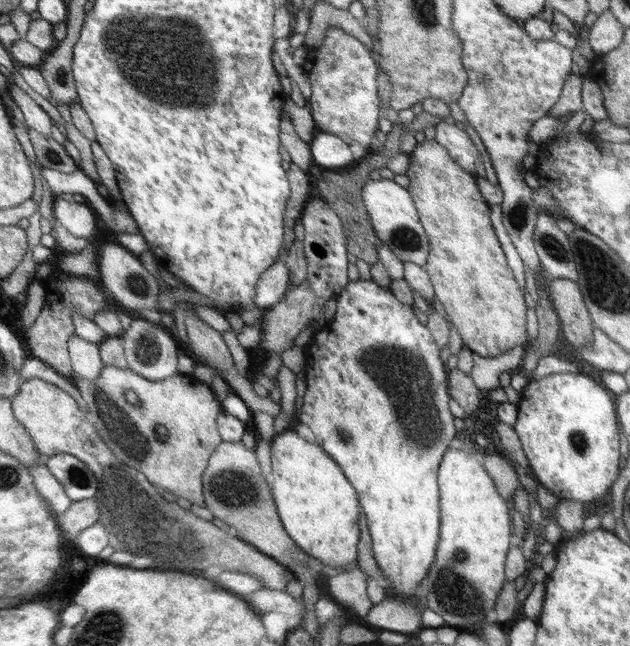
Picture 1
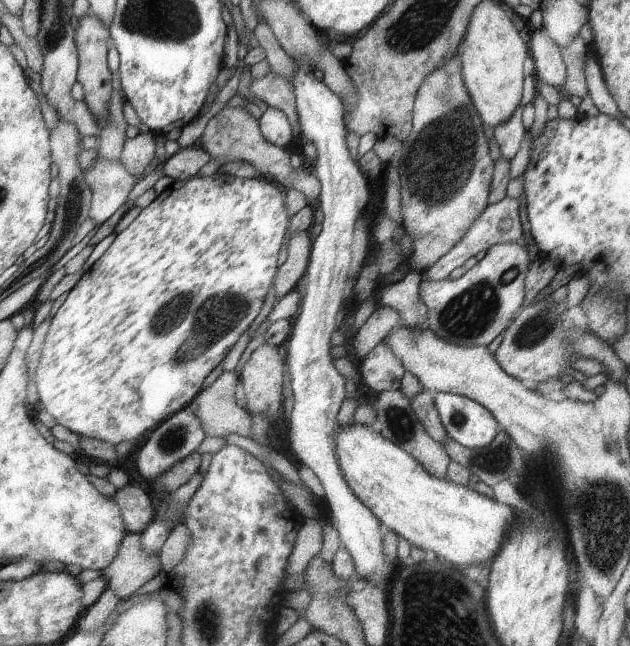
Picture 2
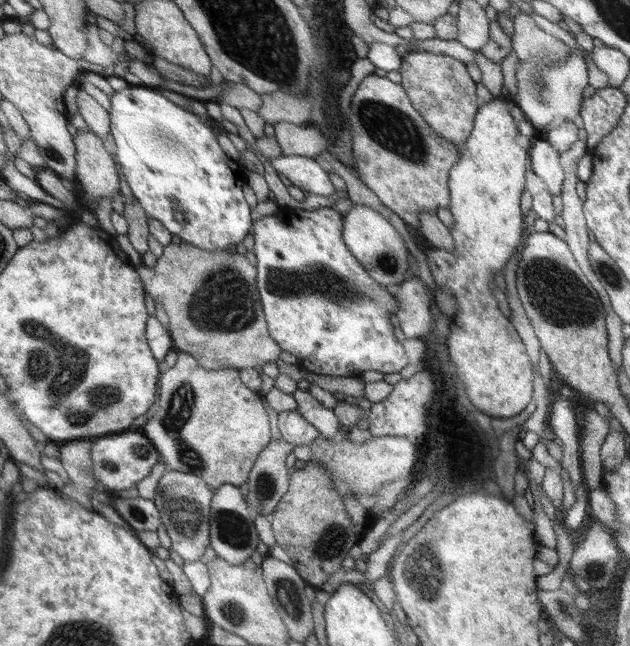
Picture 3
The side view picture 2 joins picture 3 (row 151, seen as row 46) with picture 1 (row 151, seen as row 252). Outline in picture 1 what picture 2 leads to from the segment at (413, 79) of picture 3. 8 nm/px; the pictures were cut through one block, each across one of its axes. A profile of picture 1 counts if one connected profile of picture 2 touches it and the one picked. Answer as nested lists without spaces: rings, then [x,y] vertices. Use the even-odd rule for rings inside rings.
[[[435,140],[415,143],[408,153],[407,171],[404,176],[409,182],[408,189],[413,190],[417,198],[417,214],[421,214],[421,226],[429,236],[429,254],[424,266],[433,289],[434,297],[442,304],[447,320],[457,330],[463,348],[471,353],[491,358],[527,341],[526,335],[526,301],[522,290],[509,272],[507,256],[500,246],[488,217],[489,206],[481,196],[477,180],[463,172],[453,159],[449,158],[445,148]]]

